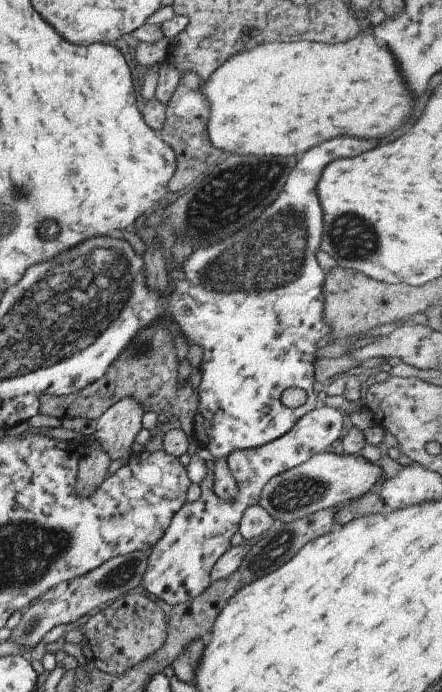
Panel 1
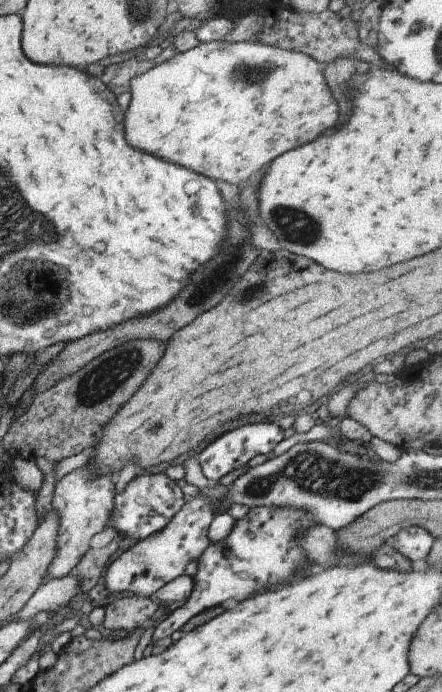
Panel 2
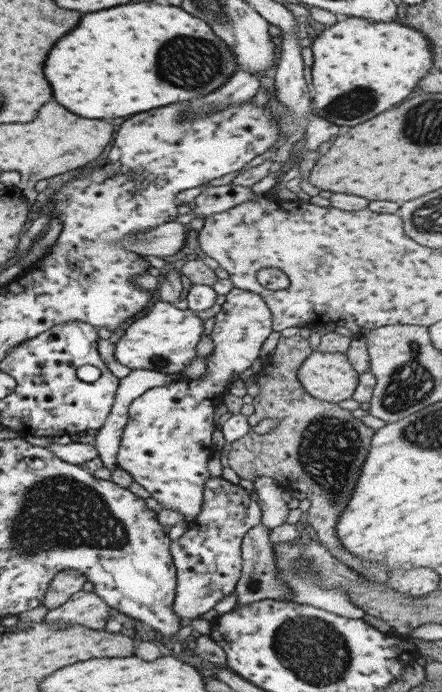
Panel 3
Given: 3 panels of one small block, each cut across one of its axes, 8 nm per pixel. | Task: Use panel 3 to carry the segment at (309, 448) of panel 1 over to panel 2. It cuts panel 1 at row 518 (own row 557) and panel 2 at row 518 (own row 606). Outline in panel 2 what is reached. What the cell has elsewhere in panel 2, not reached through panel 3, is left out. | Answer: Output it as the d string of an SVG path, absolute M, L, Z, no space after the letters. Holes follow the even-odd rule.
M213 483L212 486L198 488L199 494L189 502L185 502L182 509L164 530L134 544L127 552L106 566L108 568L106 576L104 576L106 590L110 594L134 594L148 598L178 576L182 576L187 565L193 560L198 560L204 554L204 550L210 546L208 528L214 518L222 508L226 512L232 508L233 503L224 500L228 494L228 486L230 484L225 486Z

